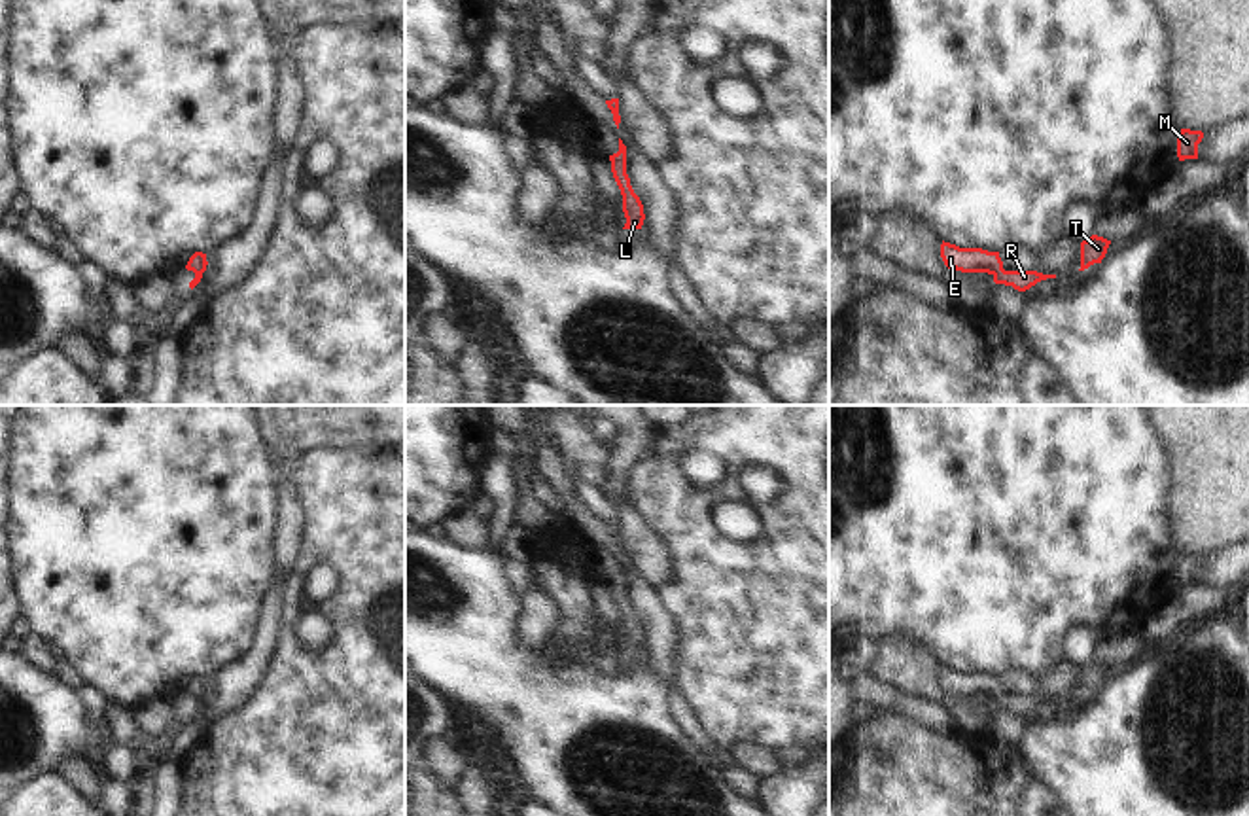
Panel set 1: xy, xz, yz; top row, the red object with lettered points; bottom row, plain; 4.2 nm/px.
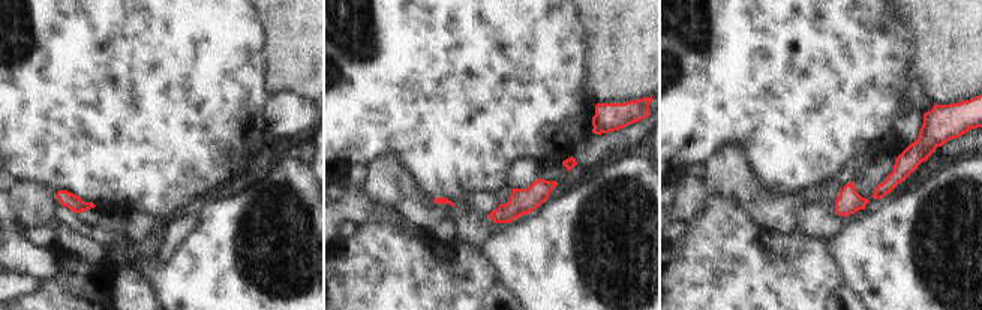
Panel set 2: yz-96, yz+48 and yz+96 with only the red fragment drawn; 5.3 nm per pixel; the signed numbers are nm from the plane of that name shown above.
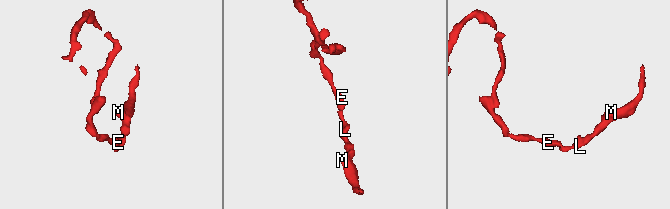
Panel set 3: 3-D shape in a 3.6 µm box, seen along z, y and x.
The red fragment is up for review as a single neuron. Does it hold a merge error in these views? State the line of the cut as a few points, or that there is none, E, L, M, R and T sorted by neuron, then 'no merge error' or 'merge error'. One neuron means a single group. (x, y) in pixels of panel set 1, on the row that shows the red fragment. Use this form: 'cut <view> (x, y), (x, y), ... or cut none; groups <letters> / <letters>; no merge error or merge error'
cut none; groups E L M R T; no merge error

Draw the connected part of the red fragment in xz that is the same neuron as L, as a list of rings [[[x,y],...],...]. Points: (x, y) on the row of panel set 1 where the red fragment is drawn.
[[[619,138],[619,151],[609,155],[613,178],[623,195],[623,212],[626,223],[623,229],[642,229],[645,214],[640,197],[634,193],[630,186],[630,178],[626,174],[626,146]]]

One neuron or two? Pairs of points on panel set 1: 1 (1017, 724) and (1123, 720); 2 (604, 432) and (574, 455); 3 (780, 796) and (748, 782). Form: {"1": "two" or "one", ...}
{"1": "two", "2": "two", "3": "two"}

